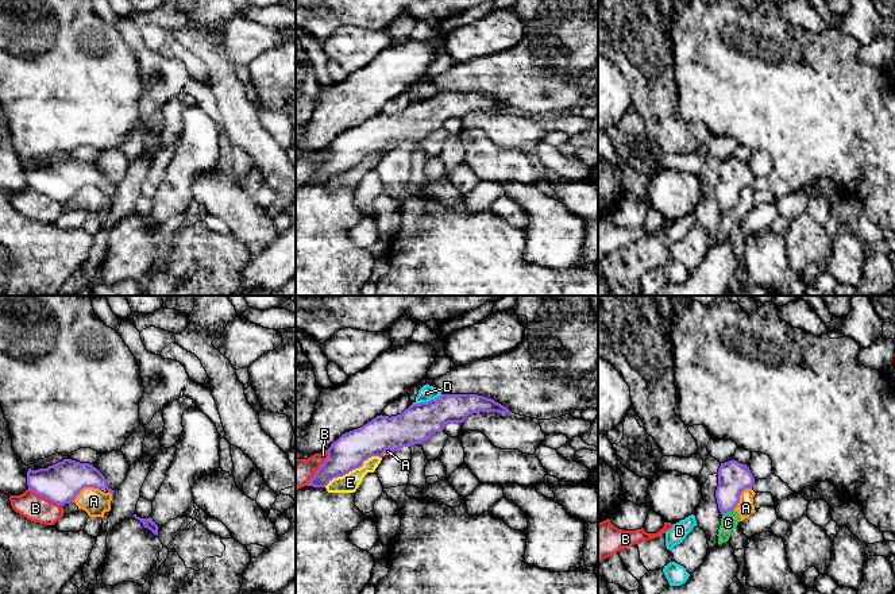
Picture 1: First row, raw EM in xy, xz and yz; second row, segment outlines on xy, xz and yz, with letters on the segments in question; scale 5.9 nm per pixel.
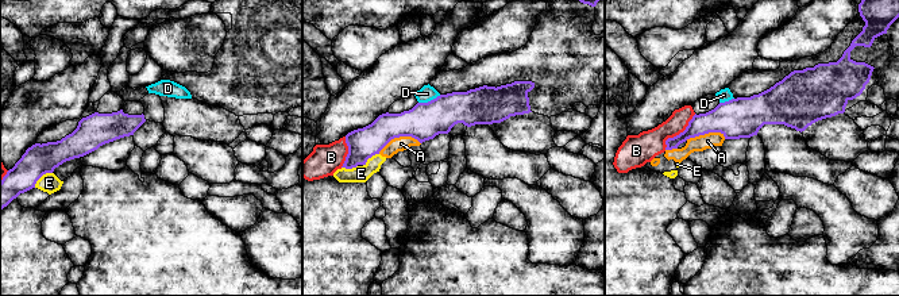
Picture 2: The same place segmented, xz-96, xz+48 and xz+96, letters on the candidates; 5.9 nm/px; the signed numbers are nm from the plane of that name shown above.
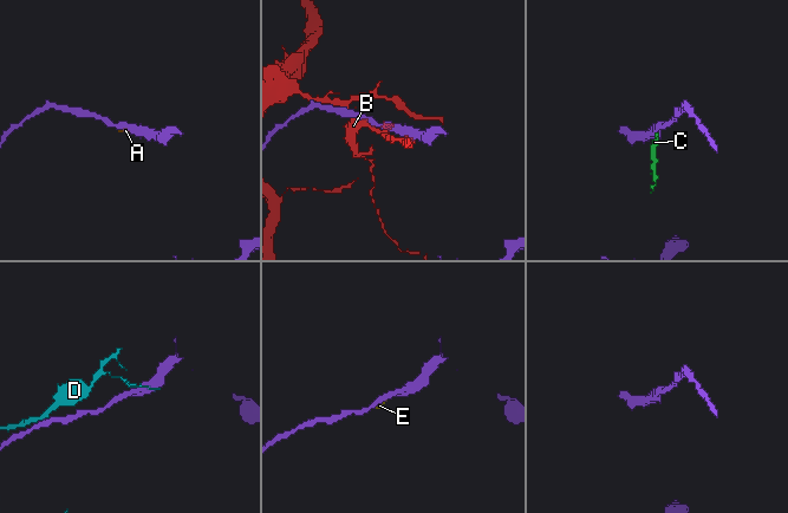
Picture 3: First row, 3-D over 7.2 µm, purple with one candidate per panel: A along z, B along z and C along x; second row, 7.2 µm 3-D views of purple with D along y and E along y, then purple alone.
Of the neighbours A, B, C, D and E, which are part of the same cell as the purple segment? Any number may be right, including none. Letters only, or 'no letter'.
no letter

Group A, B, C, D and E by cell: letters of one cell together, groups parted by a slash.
A C E / B / D

